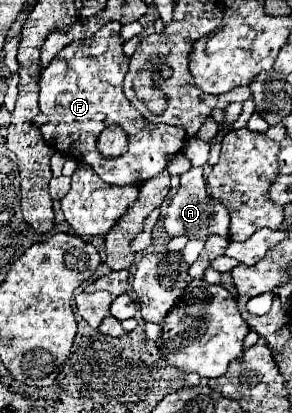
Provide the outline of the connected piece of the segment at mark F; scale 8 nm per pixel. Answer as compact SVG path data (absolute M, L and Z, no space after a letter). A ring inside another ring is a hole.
M111 21L107 25L103 25L91 39L83 39L83 41L73 41L67 47L63 47L57 57L51 61L49 67L43 69L41 73L41 95L39 95L39 107L41 113L45 113L49 117L49 123L45 123L41 127L43 139L61 155L65 157L73 157L77 161L83 161L87 165L91 165L95 169L95 173L109 185L141 185L151 177L157 177L163 169L165 169L165 157L171 153L177 153L185 147L187 143L187 133L185 129L179 126L167 124L155 124L147 121L143 115L137 113L137 109L133 107L133 103L125 97L123 93L123 77L127 75L127 65L129 65L129 57L123 53L123 39L119 35L121 25L117 21ZM111 125L119 125L125 129L127 133L127 151L119 157L103 157L97 151L97 139L101 135L101 131L105 127Z

